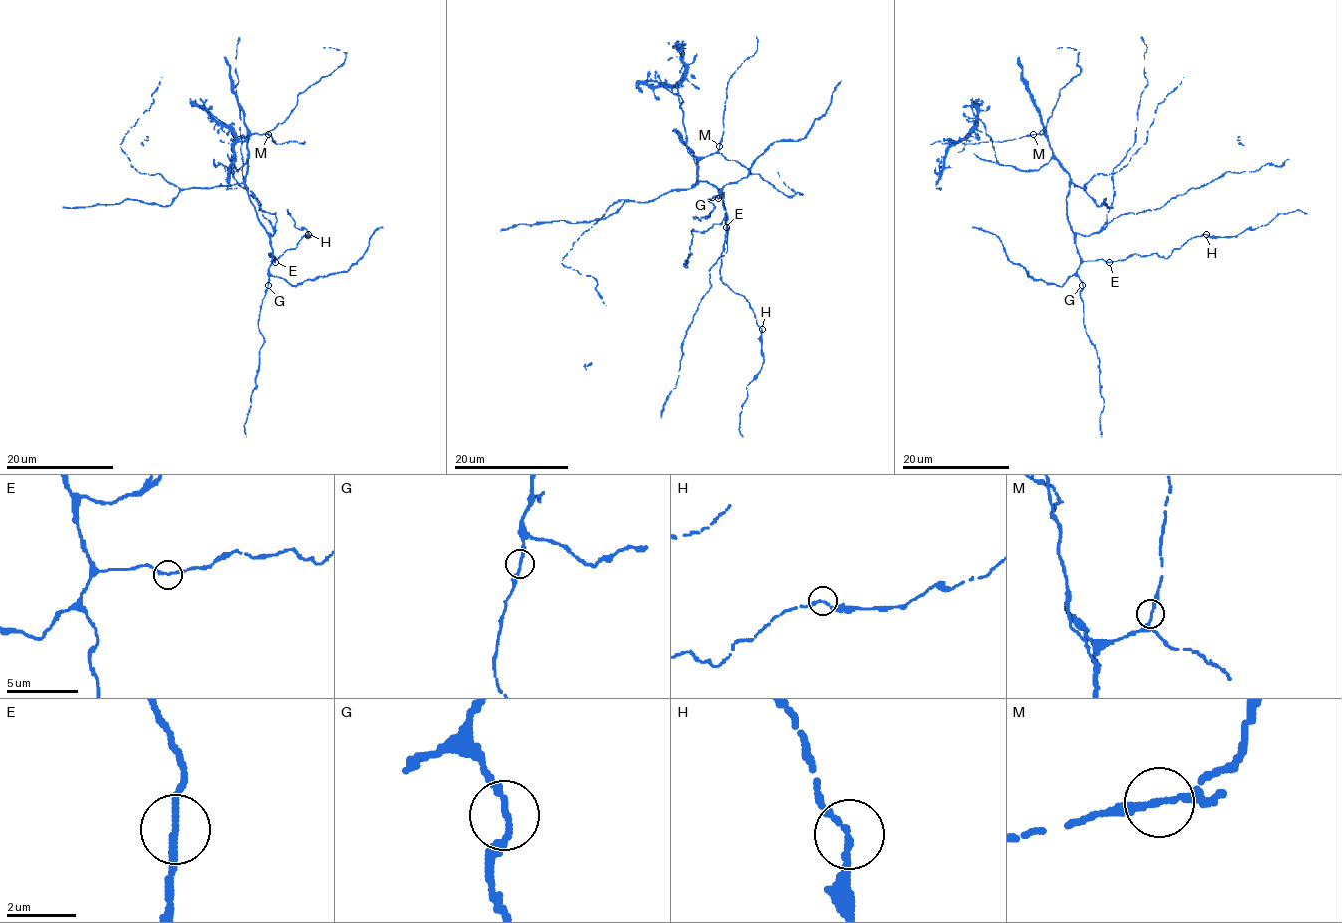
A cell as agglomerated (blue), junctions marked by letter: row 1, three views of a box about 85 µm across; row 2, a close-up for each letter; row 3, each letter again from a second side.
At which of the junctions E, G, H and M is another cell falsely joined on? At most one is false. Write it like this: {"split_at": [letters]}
{"split_at": []}

